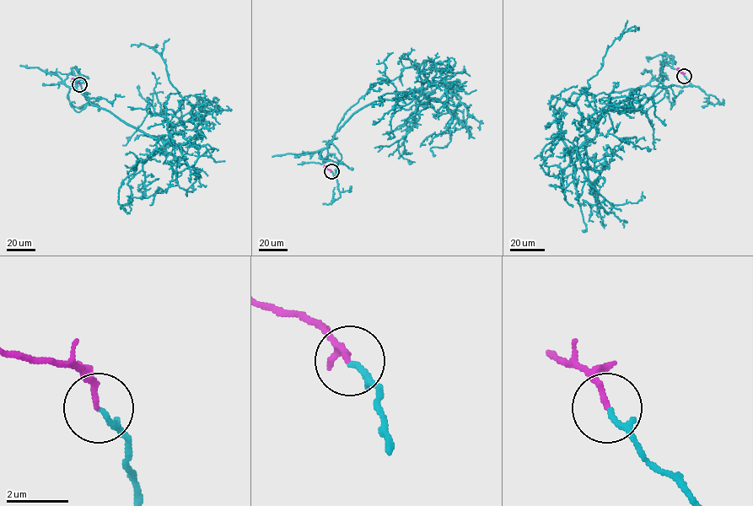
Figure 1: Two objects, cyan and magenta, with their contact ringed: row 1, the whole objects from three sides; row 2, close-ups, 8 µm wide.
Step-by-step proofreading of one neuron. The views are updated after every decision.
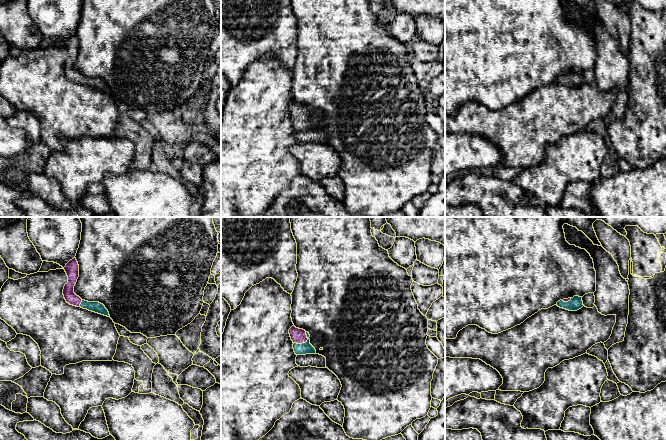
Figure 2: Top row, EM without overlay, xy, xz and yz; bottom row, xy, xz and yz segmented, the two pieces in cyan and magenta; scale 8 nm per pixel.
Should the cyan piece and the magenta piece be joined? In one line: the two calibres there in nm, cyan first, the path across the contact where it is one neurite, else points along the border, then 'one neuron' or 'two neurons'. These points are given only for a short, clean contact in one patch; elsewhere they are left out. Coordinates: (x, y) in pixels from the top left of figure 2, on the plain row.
calibres 100 and 120 nm; way xz (305, 124), (305, 118), (297, 111); one neuron

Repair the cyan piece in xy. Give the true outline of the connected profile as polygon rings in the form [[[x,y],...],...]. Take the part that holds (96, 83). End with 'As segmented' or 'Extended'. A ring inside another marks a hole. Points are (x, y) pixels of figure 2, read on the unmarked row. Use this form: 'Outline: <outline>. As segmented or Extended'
Outline: [[[75,33],[66,40],[64,46],[68,52],[68,59],[65,60],[63,65],[63,71],[66,78],[70,81],[81,83],[83,85],[110,93],[108,86],[103,80],[82,76],[74,69],[74,62],[79,53],[79,41]]]. Extended

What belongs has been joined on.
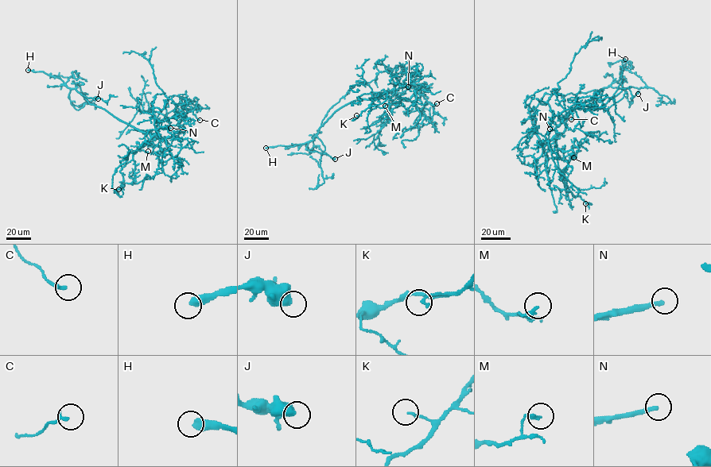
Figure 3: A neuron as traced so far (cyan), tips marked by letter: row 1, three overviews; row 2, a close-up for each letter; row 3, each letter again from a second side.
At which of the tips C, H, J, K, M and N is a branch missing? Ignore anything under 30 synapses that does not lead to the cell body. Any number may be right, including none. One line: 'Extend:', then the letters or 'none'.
Extend: H, N

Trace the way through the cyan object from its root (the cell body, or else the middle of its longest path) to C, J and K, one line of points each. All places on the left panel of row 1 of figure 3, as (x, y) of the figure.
C: (143, 132), (152, 136), (156, 132), (156, 127), (165, 118), (176, 117), (191, 111), (200, 120)
J: (143, 132), (90, 104), (75, 88), (71, 88), (68, 94), (71, 104), (77, 109), (94, 97), (98, 98)
K: (143, 132), (147, 133), (150, 138), (133, 154), (135, 179), (118, 189)

